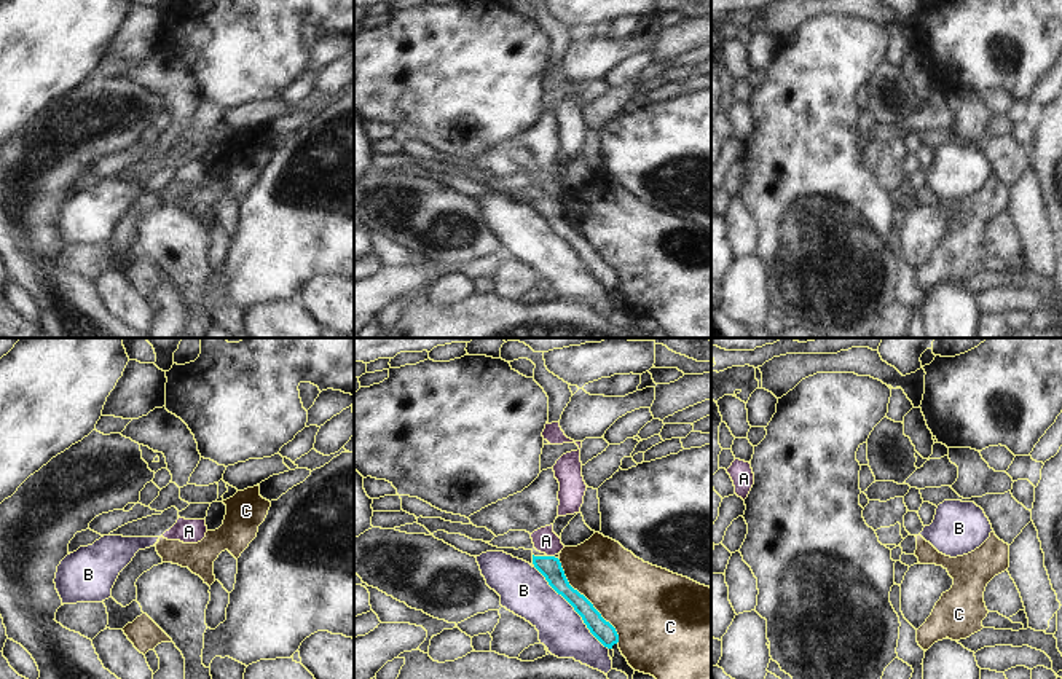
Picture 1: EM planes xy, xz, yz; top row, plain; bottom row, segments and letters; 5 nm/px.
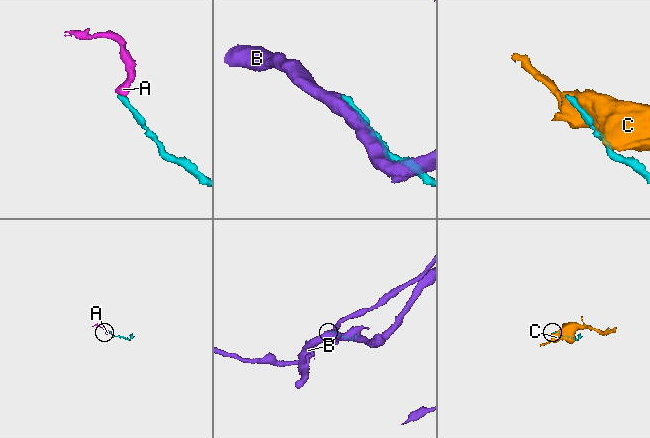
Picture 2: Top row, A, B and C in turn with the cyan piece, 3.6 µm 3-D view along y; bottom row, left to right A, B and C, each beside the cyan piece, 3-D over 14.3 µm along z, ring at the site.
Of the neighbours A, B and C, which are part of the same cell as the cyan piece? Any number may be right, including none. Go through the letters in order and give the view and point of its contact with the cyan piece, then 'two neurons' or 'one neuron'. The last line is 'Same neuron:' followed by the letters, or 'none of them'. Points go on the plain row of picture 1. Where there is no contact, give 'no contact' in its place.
A: xz (550, 200) | one neuron
B: xz (573, 249) | two neurons
C: xz (587, 243) | two neurons
Same neuron: A

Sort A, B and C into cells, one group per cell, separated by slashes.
A / B / C

